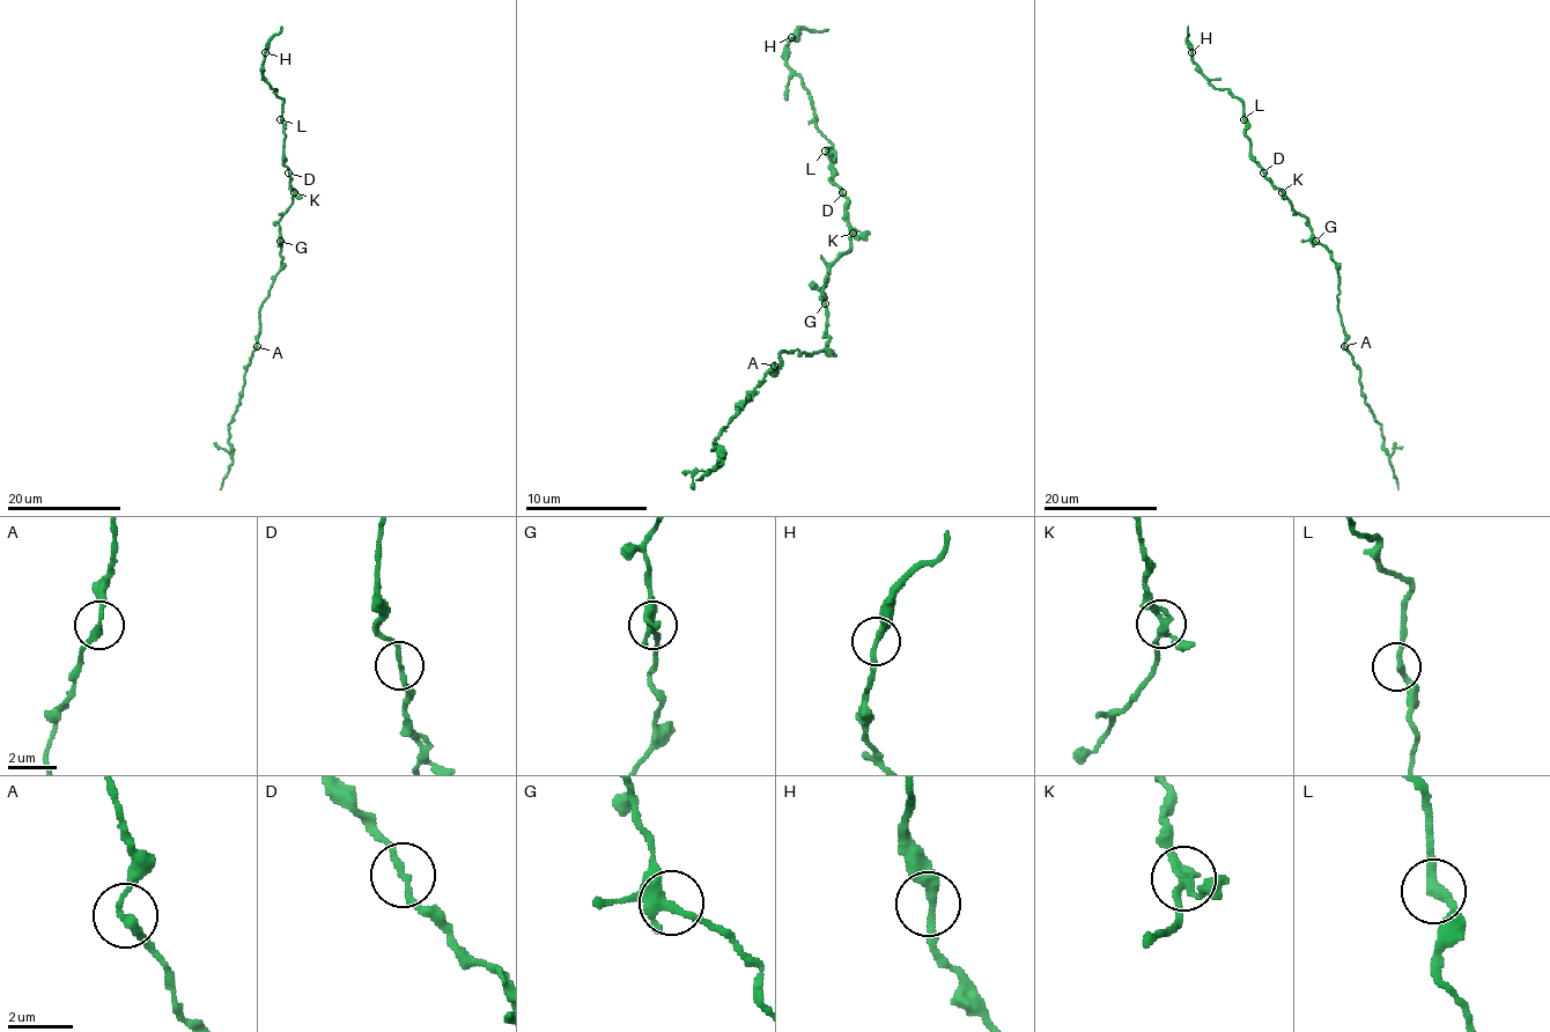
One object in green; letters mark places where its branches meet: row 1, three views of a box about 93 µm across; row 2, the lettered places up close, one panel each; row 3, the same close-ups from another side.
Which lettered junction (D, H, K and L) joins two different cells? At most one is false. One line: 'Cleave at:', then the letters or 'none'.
Cleave at: none

